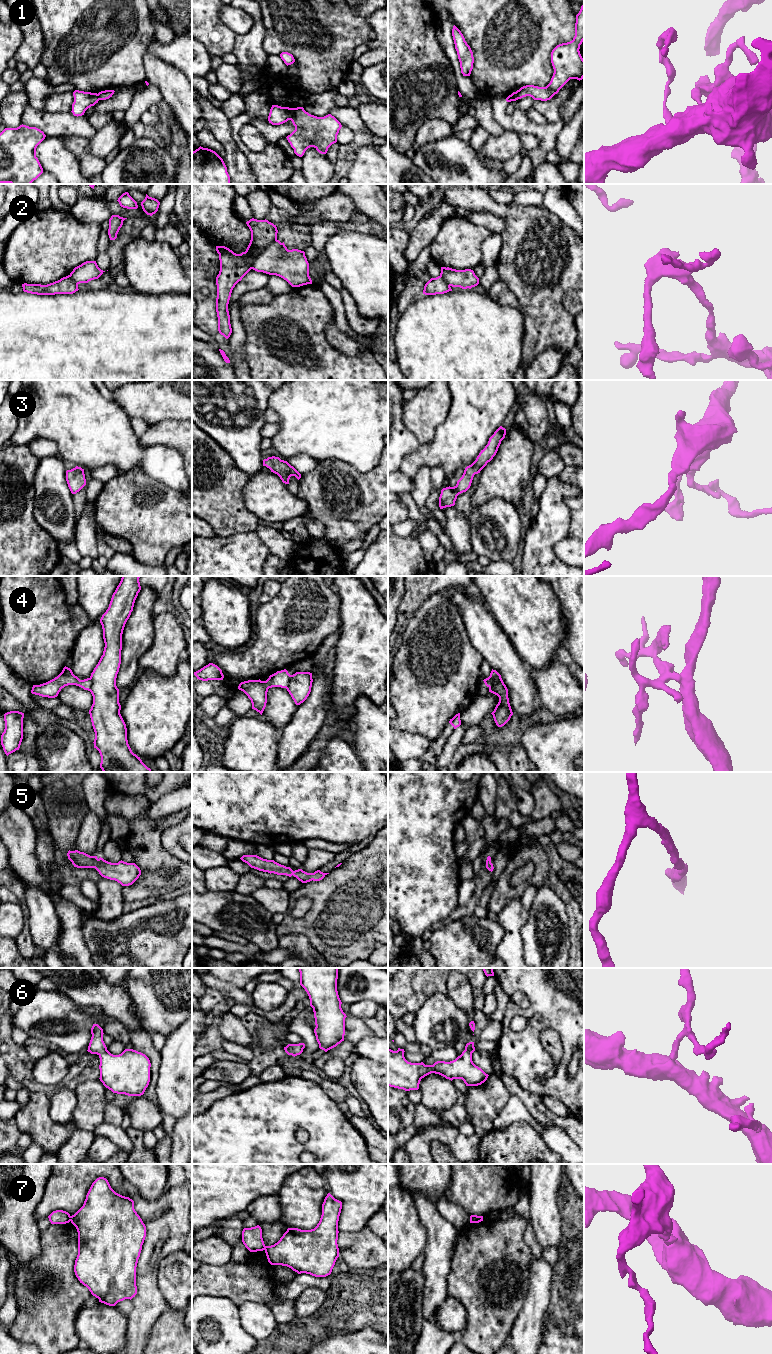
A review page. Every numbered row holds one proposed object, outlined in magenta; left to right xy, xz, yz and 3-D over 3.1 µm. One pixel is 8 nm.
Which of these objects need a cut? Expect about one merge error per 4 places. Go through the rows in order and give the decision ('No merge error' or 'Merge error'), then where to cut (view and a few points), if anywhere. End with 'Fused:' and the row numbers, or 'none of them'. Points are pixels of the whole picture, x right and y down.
1: Merge error. Split along xz (295, 108), (294, 115), (290, 119)
2: Merge error. Split along xz (276, 238), (255, 259), (251, 268)
3: No merge error. No split
4: Merge error. Split along yz (489, 676), (494, 682), (489, 688)
5: No merge error. No split
6: No merge error. No split
7: Merge error. Split along xy (69, 1216), (70, 1220)
Fused: 1, 2, 4, 7

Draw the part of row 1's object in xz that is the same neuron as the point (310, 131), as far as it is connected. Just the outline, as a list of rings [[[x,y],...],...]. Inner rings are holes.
[[[303,107],[295,108],[291,121],[295,130],[286,138],[299,157],[310,147],[326,154],[328,148],[337,142],[337,135],[342,127],[331,114],[317,117],[306,112]]]

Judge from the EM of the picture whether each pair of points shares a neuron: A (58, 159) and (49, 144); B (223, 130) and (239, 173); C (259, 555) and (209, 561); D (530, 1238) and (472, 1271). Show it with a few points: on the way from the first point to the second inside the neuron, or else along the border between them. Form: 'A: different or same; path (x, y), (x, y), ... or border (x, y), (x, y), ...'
A: same; path (54, 155), (51, 148)
B: same; path (227, 141), (236, 162)
C: same; path (247, 555), (243, 555), (237, 561), (221, 561)
D: different; border (524, 1218), (526, 1220), (524, 1241), (534, 1255)

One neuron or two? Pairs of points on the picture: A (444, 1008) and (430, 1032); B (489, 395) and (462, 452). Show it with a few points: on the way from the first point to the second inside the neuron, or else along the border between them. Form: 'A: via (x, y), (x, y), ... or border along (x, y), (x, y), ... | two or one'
A: via (439, 1014), (439, 1022), (436, 1026) | one
B: via (477, 409), (462, 438) | one

